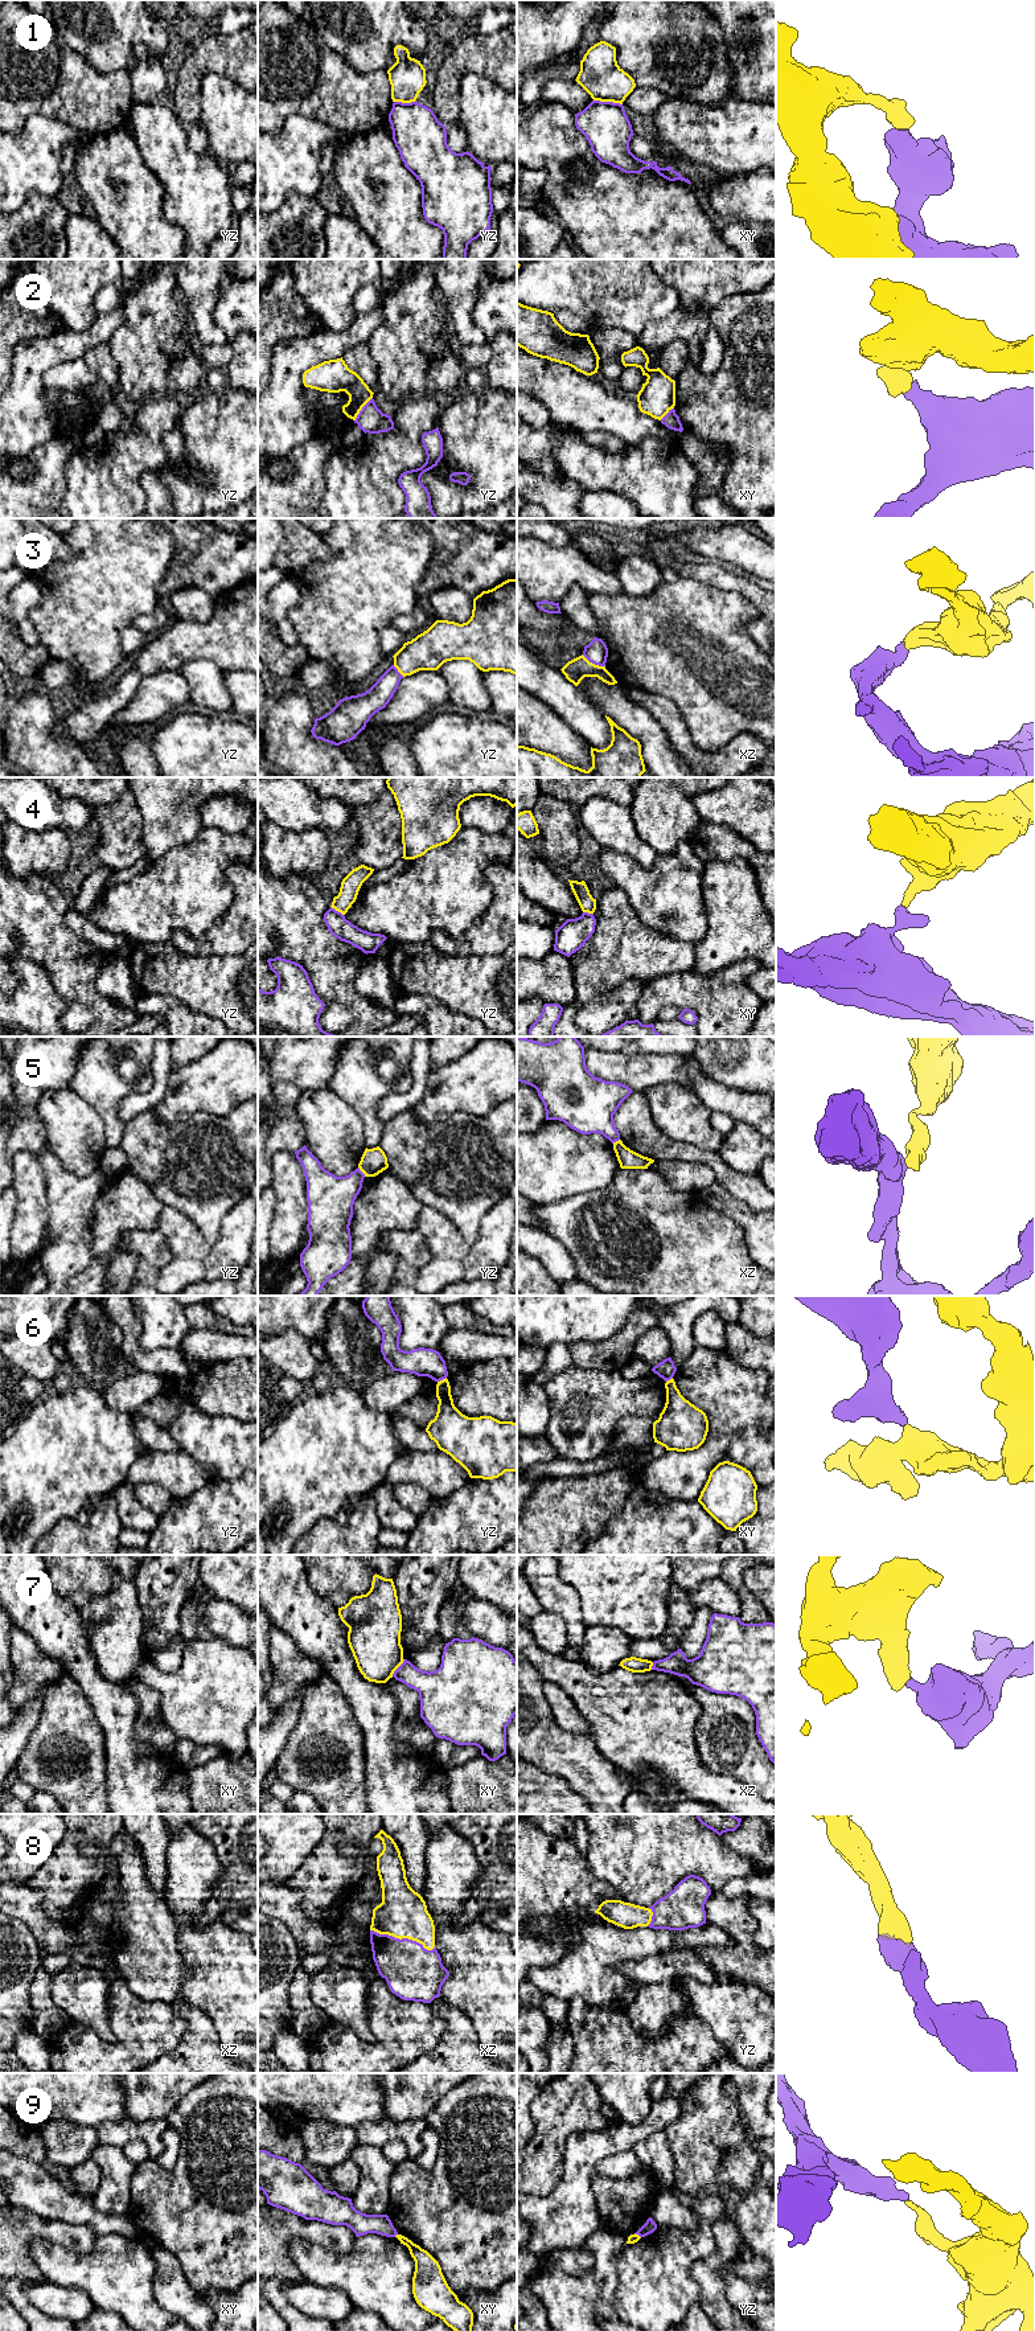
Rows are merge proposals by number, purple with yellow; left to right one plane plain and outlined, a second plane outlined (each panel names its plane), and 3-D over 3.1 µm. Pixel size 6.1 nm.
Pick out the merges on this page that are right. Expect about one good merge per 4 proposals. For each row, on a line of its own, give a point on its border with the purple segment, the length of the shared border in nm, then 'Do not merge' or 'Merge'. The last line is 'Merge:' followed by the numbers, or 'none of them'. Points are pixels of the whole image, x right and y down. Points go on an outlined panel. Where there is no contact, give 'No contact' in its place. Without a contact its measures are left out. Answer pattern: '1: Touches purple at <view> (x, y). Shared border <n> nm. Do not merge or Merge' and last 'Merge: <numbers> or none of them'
1: Touches purple at xy (608, 102). Shared border 180 nm. Do not merge
2: Touches purple at yz (362, 409). Shared border 190 nm. Do not merge
3: Touches purple at xz (594, 663). Shared border 160 nm. Do not merge
4: Touches purple at yz (337, 911). Shared border 100 nm. Do not merge
5: Touches purple at yz (361, 1172). Shared border 80 nm. Do not merge
6: Touches purple at yz (442, 1379). Shared border 70 nm. Do not merge
7: Touches purple at xy (398, 1667). Shared border 130 nm. Do not merge
8: Touches purple at xz (402, 1938). Shared border 400 nm. Merge
9: Touches purple at xy (395, 2235). Shared border 30 nm. Do not merge
Merge: 8

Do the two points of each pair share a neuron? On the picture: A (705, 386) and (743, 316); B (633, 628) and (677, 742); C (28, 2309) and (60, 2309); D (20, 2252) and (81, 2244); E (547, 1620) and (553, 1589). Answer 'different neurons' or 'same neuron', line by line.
A: same neuron
B: different neurons
C: different neurons
D: same neuron
E: different neurons

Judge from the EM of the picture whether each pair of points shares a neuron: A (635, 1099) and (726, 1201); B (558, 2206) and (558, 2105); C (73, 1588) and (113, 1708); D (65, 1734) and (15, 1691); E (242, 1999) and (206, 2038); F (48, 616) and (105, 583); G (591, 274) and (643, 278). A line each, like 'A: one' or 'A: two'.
A: two
B: two
C: two
D: two
E: two
F: one
G: one

